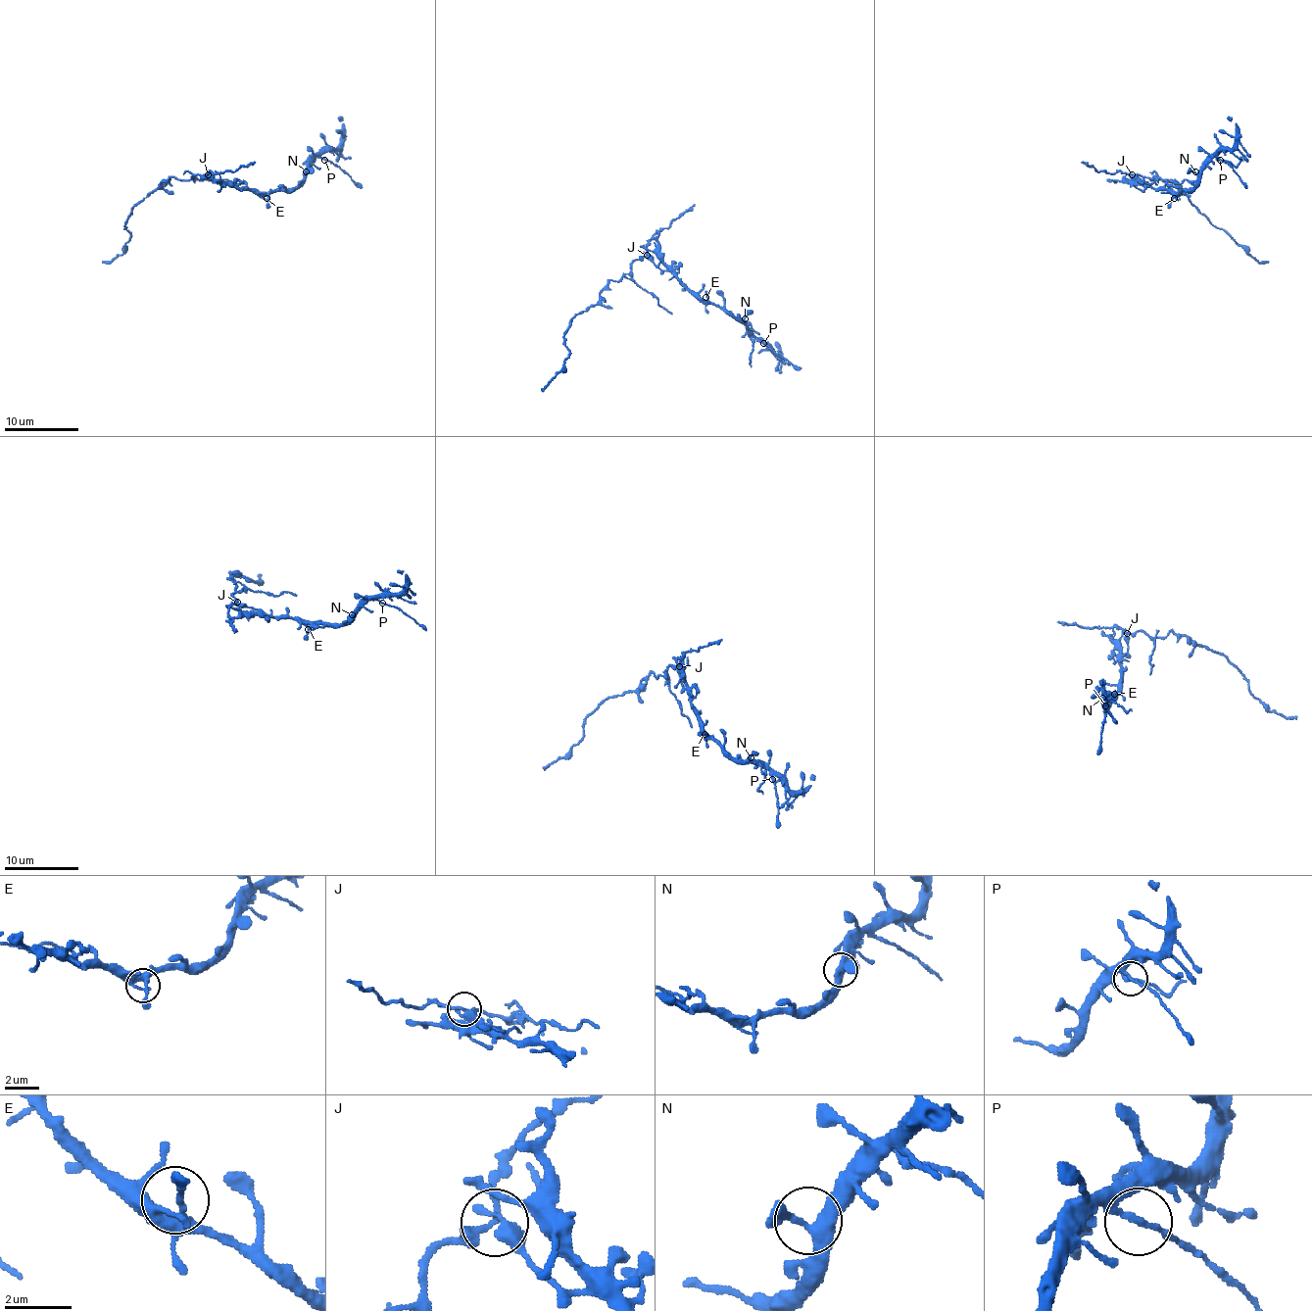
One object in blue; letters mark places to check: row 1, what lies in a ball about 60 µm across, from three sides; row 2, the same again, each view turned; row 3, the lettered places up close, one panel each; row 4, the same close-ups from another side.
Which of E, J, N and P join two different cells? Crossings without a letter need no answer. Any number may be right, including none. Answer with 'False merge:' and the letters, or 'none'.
False merge: J, P

